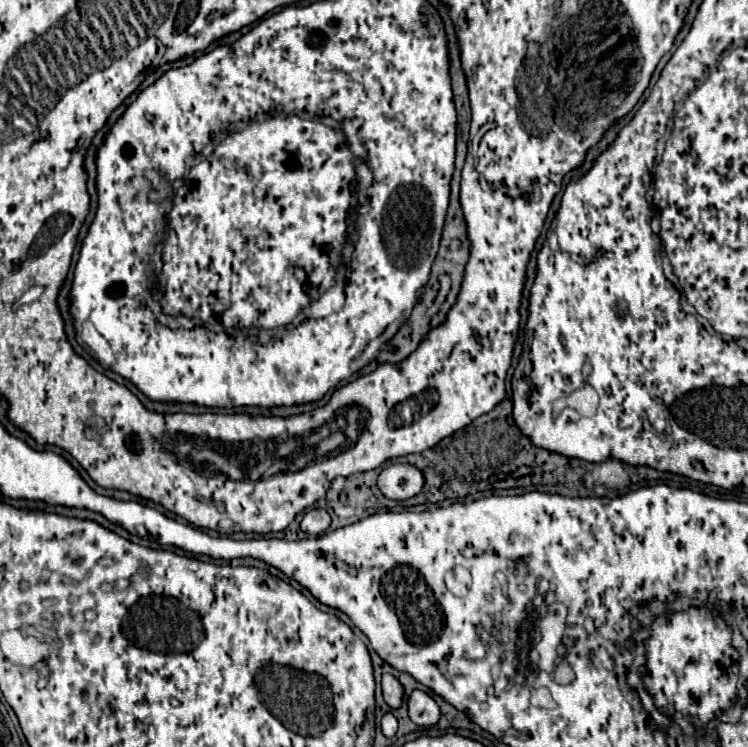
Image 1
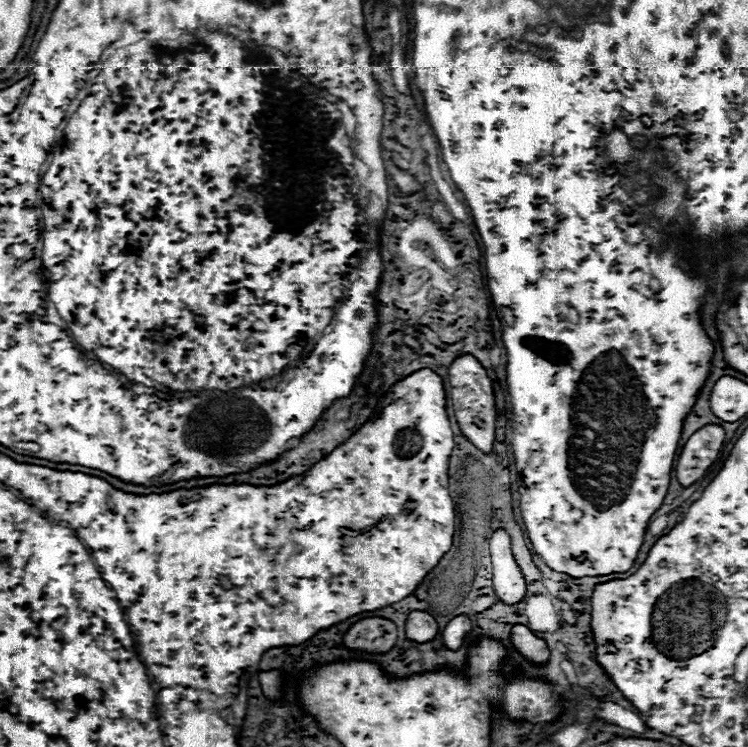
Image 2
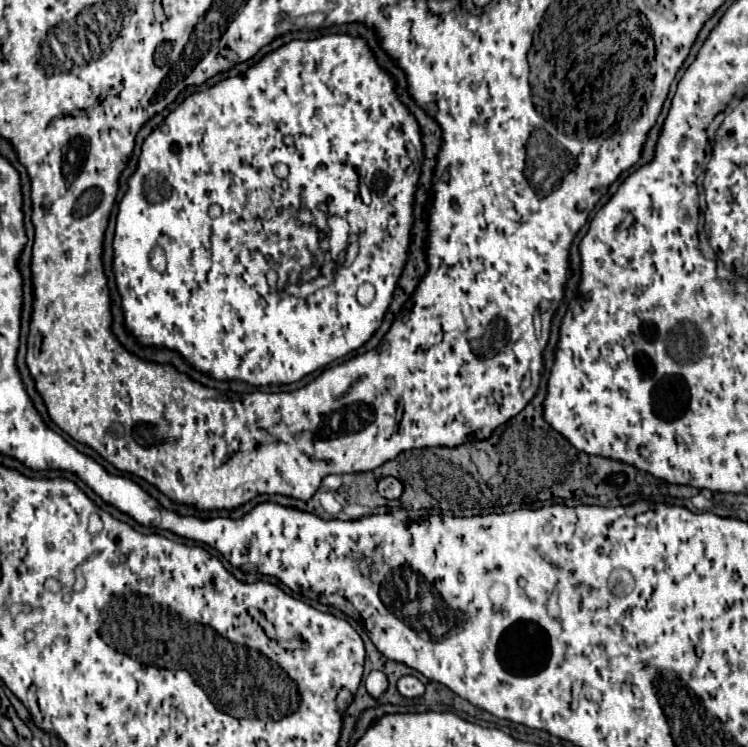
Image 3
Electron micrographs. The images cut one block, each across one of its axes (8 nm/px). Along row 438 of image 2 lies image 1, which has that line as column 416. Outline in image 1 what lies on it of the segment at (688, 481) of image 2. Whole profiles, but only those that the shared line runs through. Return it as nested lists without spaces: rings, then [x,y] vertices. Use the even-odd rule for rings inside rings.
[[[412,690],[407,697],[408,715],[410,719],[421,728],[434,726],[440,718],[440,708],[432,696],[422,690]]]

